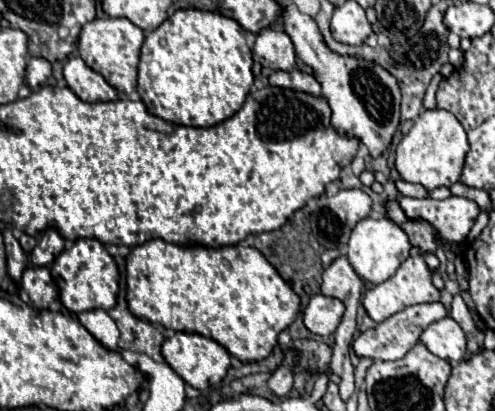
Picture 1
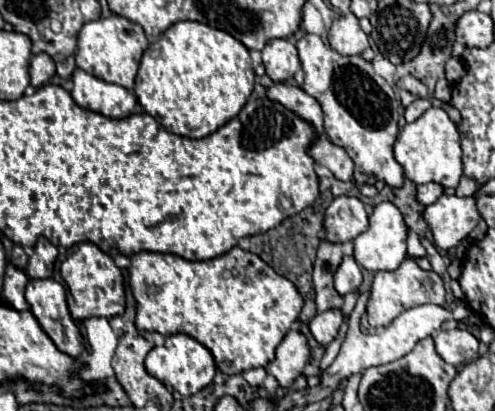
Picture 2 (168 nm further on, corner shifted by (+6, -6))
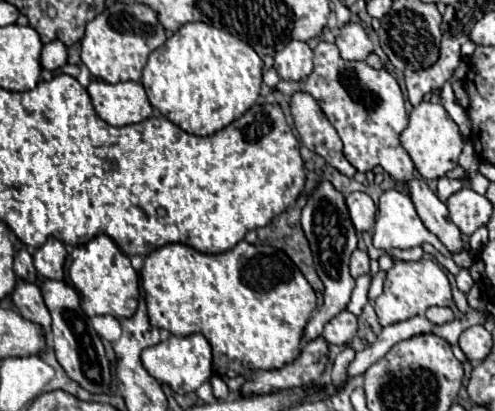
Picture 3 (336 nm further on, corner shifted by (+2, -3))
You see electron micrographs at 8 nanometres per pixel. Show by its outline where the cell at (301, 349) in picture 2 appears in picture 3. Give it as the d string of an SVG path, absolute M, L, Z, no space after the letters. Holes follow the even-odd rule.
M322 181L308 197L306 207L302 209L302 229L308 237L312 253L314 253L316 273L324 283L324 305L316 311L316 315L308 321L308 325L304 329L304 339L314 341L320 337L326 321L330 321L342 309L346 309L352 289L356 285L348 273L348 261L350 261L352 251L356 249L356 231L348 217L348 209L346 209L342 193L338 193L328 181Z

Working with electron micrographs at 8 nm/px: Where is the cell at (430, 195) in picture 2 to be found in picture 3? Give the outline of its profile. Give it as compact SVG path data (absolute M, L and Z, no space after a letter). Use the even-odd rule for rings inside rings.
M440 177L438 179L438 187L436 187L436 195L440 201L446 201L452 193L456 193L458 189L462 189L464 183L456 181L456 179L448 179L448 177Z

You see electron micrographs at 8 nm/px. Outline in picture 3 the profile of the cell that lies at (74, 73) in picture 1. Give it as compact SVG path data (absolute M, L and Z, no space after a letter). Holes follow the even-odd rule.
M92 79L88 85L88 95L96 113L114 127L124 127L140 123L152 115L152 105L140 83L106 83Z

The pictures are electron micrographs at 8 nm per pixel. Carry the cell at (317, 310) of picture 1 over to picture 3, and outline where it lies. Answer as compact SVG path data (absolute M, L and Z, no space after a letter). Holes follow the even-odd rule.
M342 311L338 313L334 319L330 319L326 325L324 325L324 333L322 337L332 343L332 345L346 345L352 341L354 333L358 329L358 319L356 315L352 315L350 311Z

